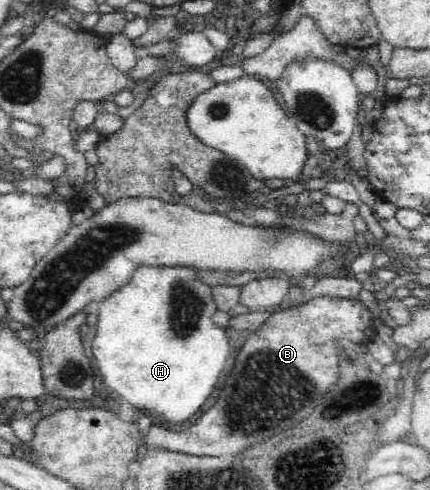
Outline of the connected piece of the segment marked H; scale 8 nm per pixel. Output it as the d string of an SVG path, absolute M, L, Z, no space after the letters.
M143 266L133 272L133 277L130 279L128 286L124 286L112 298L99 303L98 328L94 338L91 340L90 348L93 354L94 371L97 373L96 377L101 378L104 389L110 390L111 394L118 394L122 400L126 400L132 406L134 411L150 416L156 423L162 421L170 424L170 426L182 426L188 418L192 418L200 410L200 406L216 390L216 384L220 380L220 374L222 374L222 370L226 366L226 358L228 358L231 350L225 329L217 327L216 323L212 321L212 315L216 312L216 305L212 302L210 290L211 288L200 284L200 281L196 280L196 272L192 272L192 270Z

